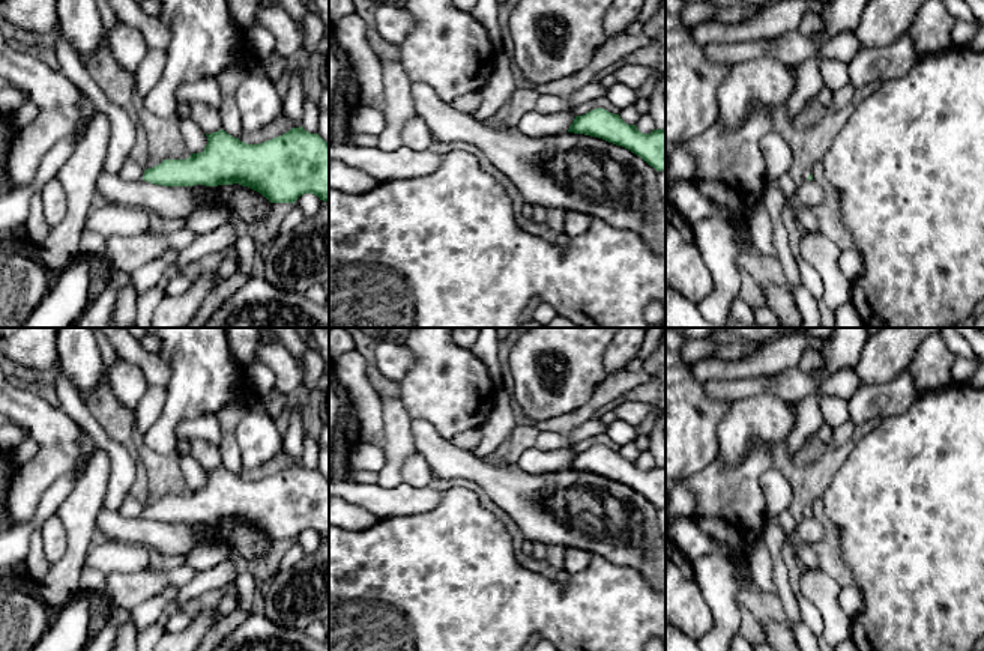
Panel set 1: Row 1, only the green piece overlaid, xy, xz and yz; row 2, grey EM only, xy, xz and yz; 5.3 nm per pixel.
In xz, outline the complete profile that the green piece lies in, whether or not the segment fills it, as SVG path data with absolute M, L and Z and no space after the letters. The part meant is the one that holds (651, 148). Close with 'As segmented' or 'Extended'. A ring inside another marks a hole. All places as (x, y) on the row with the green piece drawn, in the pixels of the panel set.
M595 108L583 116L575 116L568 132L602 138L631 150L657 171L666 168L666 129L643 134L635 125L625 123L619 114Z. As segmented

